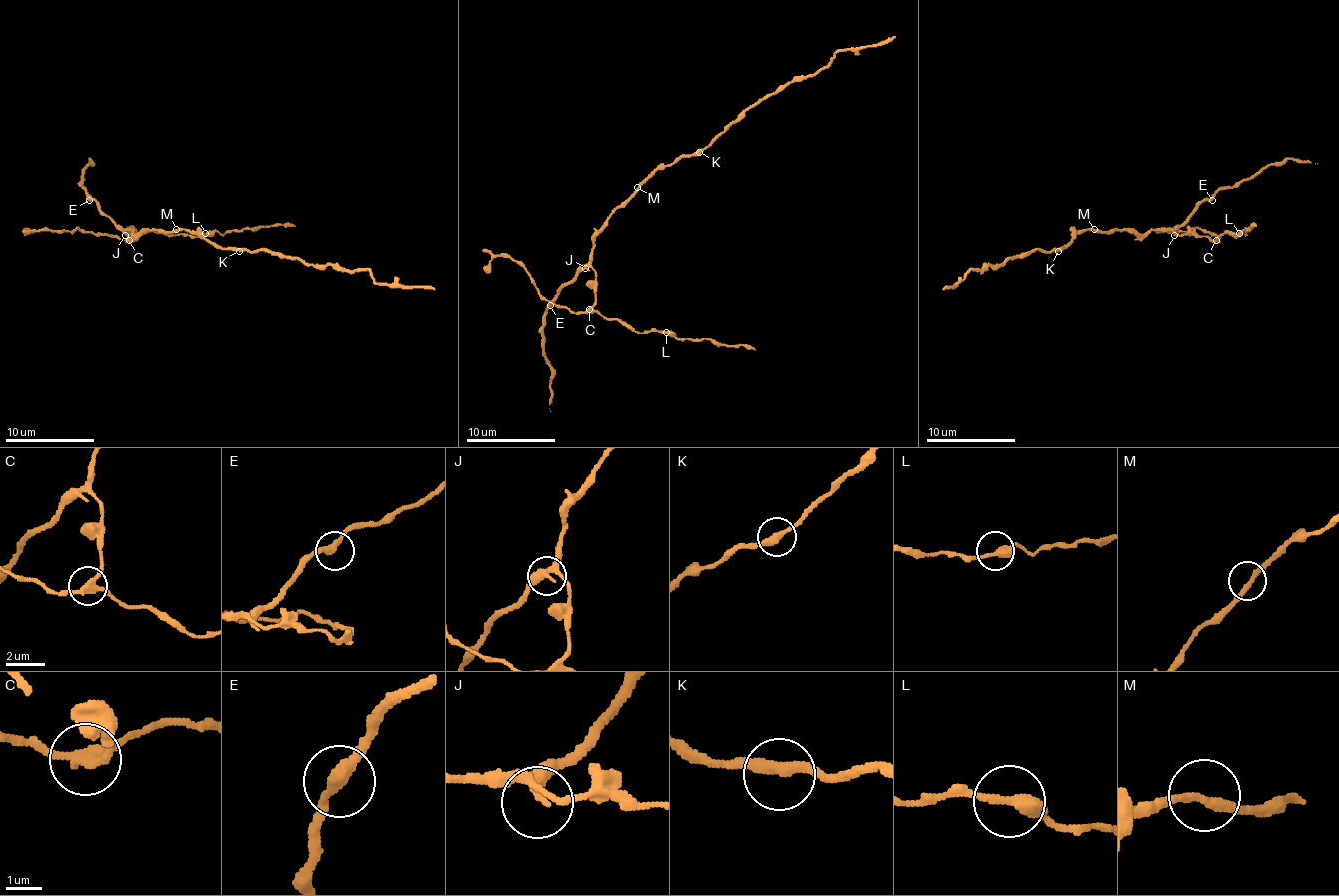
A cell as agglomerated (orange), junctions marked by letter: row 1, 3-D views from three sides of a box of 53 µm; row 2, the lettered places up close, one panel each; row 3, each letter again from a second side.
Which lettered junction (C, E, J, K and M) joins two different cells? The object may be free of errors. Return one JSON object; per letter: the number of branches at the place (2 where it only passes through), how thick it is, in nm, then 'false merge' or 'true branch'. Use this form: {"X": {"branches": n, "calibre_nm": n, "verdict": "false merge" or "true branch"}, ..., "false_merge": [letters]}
{"C": {"branches": 3, "calibre_nm": 260, "verdict": "false merge"}, "E": {"branches": 2, "calibre_nm": 320, "verdict": "true branch"}, "J": {"branches": 3, "calibre_nm": 240, "verdict": "true branch"}, "K": {"branches": 2, "calibre_nm": 320, "verdict": "true branch"}, "M": {"branches": 2, "calibre_nm": 240, "verdict": "true branch"}, "false_merge": ["C"]}

